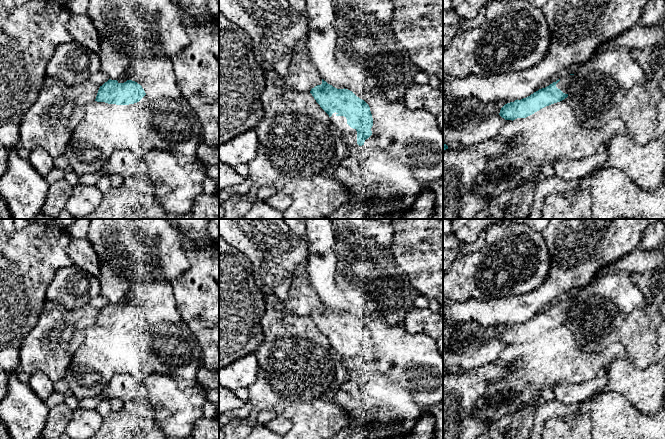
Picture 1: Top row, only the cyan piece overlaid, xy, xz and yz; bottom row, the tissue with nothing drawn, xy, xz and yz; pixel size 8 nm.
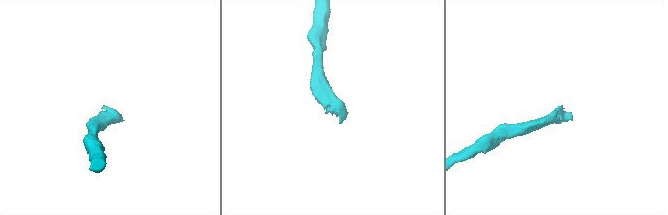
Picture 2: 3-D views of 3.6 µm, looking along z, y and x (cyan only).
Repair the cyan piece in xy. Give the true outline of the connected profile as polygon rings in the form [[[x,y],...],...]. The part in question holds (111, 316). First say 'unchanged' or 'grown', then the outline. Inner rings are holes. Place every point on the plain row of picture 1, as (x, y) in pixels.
grown; [[[109,303],[100,310],[96,323],[89,327],[91,333],[86,340],[91,344],[101,343],[101,371],[111,371],[110,383],[114,383],[117,376],[127,374],[143,384],[145,378],[154,373],[149,366],[151,348],[146,338],[151,326],[142,310],[132,304]]]

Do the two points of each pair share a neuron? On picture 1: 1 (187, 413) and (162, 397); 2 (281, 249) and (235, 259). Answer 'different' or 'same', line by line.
1: same
2: different

